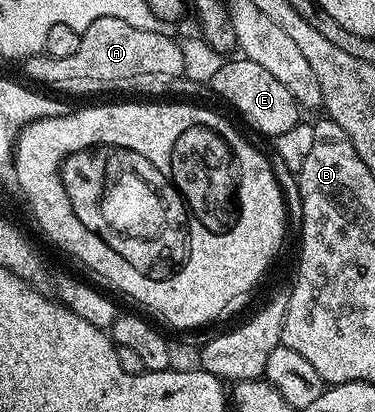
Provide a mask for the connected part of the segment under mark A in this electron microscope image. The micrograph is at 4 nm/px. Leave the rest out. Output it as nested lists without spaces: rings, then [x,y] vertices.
[[[96,18],[96,22],[92,22],[92,26],[88,26],[82,33],[79,48],[69,58],[52,58],[45,54],[27,56],[24,61],[25,79],[38,86],[51,84],[55,93],[66,94],[62,92],[121,89],[128,78],[141,77],[143,74],[181,77],[184,72],[184,57],[179,41],[174,39],[173,35],[165,36],[152,30],[140,30],[120,18]]]

